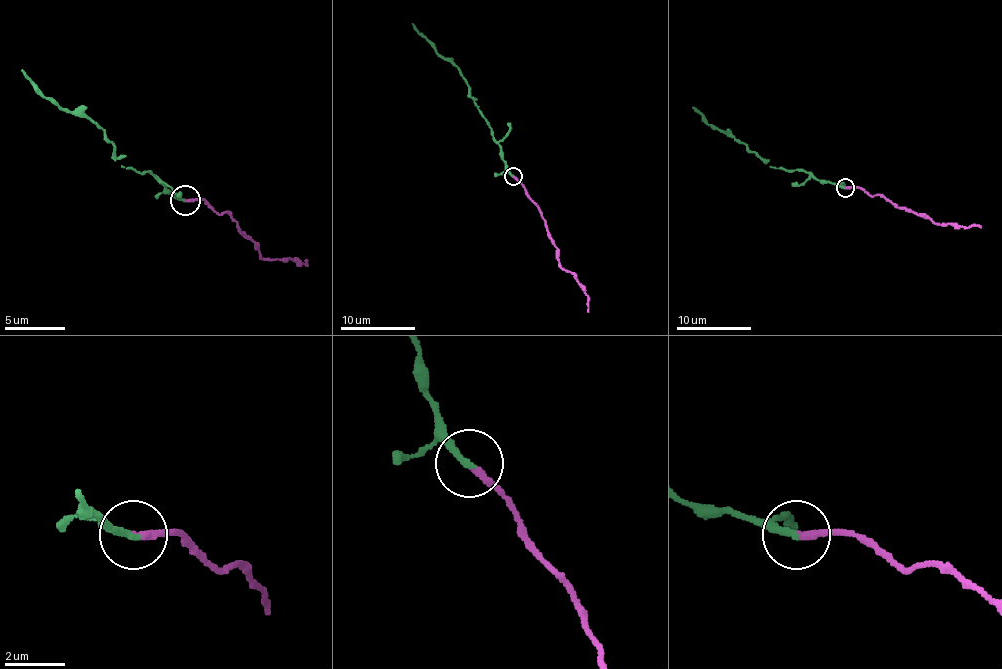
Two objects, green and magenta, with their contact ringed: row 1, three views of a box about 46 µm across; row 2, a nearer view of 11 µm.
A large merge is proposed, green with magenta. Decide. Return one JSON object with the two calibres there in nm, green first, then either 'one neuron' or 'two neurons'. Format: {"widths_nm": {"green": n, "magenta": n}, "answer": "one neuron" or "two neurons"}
{"widths_nm": {"green": 240, "magenta": 240}, "answer": "one neuron"}

